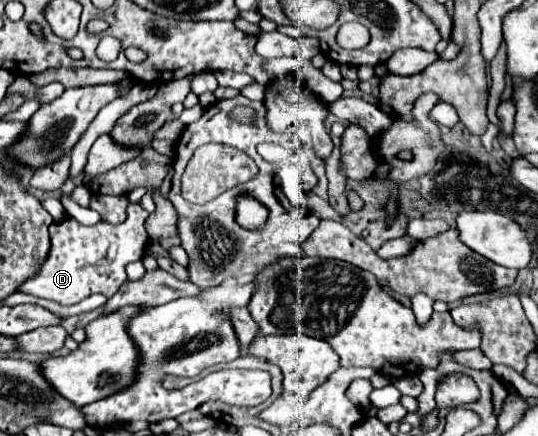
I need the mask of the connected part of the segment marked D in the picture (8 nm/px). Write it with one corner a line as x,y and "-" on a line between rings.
129,203
127,219
119,225
99,221
95,227
83,227
71,217
51,223
51,251
37,275
33,275
33,279
27,279
17,291
61,305
79,303
93,293
113,297
127,279
125,265
139,261
145,253
145,247
149,243
149,235
145,231
147,217
149,213
141,207
141,203

